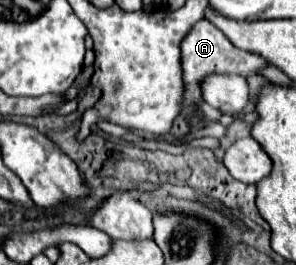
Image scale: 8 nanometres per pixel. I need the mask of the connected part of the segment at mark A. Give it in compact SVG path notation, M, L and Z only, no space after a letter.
M201 20L197 22L189 32L187 36L183 38L181 42L181 64L183 64L183 82L185 82L185 98L189 102L201 98L201 80L207 76L207 74L213 74L213 72L225 72L225 74L237 74L237 76L249 76L253 74L255 70L263 68L267 62L259 56L259 54L253 54L253 52L247 52L247 50L241 50L237 46L233 46L225 34L221 30L217 30L211 22L207 20Z

